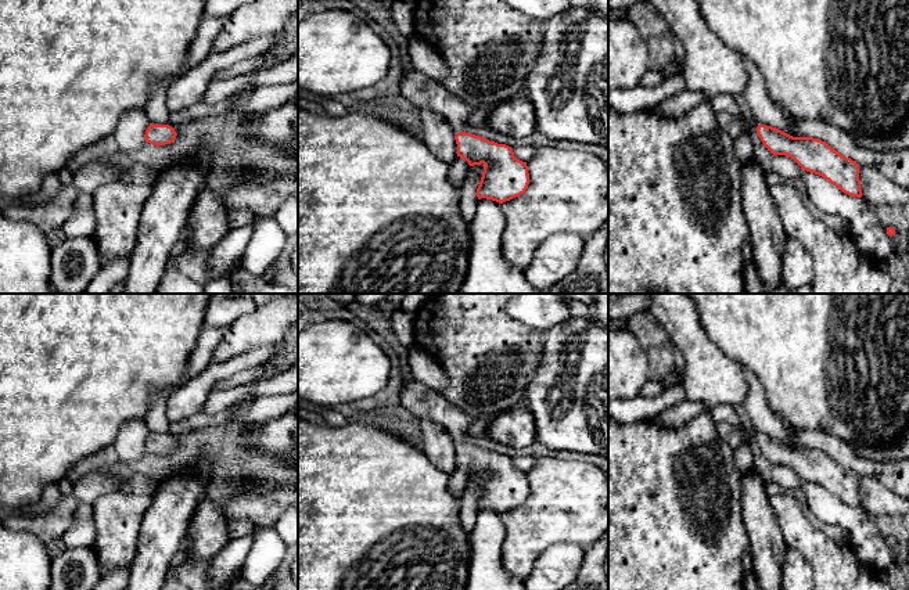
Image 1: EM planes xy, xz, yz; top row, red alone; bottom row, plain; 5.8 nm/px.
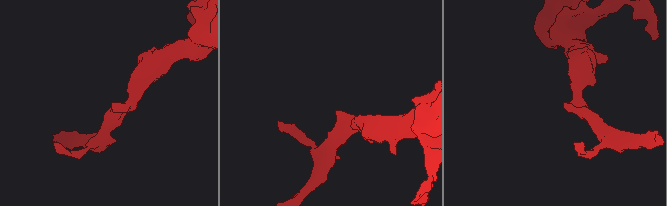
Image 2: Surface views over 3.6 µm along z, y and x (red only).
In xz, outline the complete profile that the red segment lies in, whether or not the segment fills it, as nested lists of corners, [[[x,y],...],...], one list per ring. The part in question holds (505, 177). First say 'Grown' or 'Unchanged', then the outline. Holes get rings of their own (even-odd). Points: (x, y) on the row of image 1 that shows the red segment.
Grown. [[[406,58],[400,79],[400,91],[413,107],[430,108],[441,114],[453,132],[457,157],[470,166],[484,163],[477,188],[478,199],[486,198],[503,204],[525,193],[529,184],[527,162],[514,157],[513,148],[466,133],[467,118],[477,108],[450,94],[441,83],[413,69]]]

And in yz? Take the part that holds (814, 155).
Grown. [[[727,112],[716,114],[719,127],[732,138],[751,127],[773,155],[794,159],[801,169],[819,175],[851,197],[862,197],[859,165],[837,152],[826,141],[813,137],[793,137],[776,127],[743,120]]]

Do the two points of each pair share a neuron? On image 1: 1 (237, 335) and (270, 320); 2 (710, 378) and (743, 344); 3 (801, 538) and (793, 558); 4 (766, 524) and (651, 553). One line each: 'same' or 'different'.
1: same
2: different
3: different
4: different

